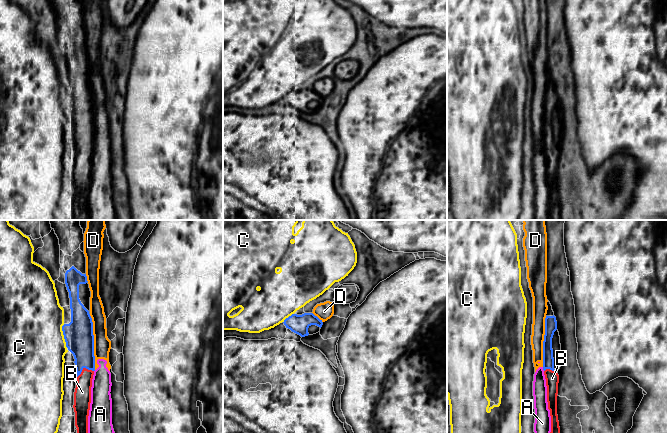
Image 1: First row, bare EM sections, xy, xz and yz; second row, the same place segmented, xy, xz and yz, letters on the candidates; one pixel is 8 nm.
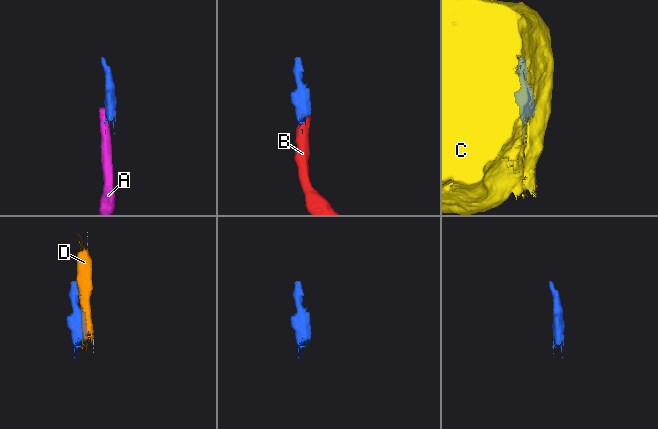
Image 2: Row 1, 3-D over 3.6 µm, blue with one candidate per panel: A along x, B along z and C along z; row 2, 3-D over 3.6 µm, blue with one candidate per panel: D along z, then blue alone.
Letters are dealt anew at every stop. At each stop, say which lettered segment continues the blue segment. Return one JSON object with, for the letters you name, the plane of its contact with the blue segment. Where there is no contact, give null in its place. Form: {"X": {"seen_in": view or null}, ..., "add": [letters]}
{"B": {"seen_in": "xy"}, "add": ["B"]}

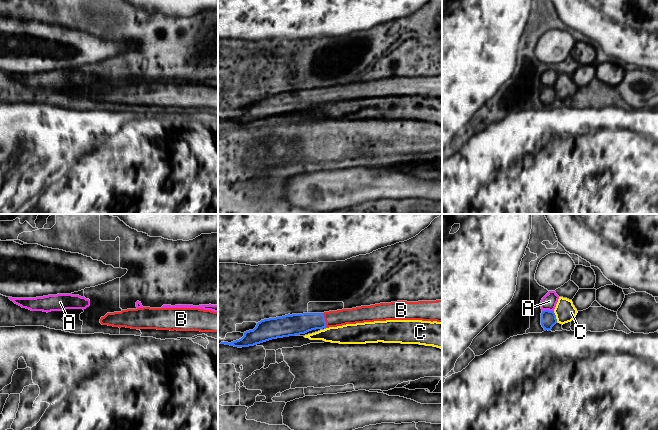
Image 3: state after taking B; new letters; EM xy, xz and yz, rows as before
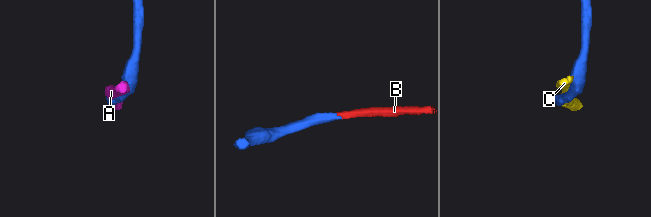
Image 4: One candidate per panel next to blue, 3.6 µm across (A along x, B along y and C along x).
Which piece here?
{"B": {"seen_in": "xz"}, "add": ["B"]}

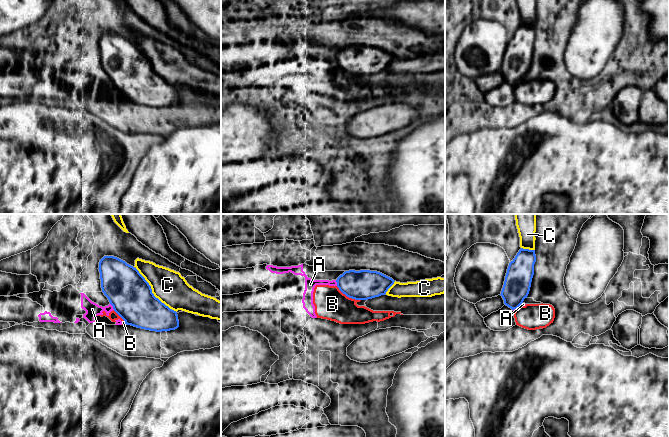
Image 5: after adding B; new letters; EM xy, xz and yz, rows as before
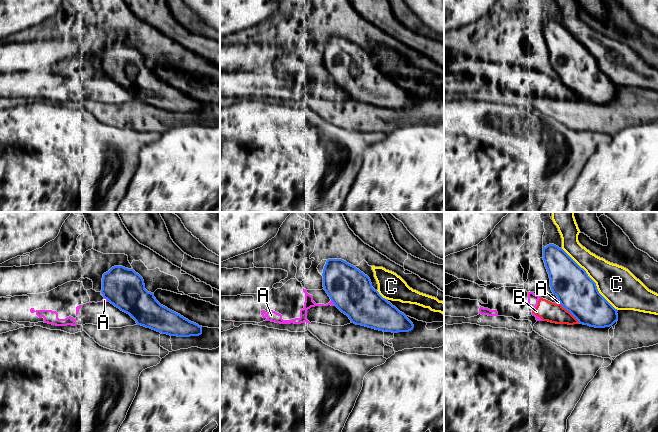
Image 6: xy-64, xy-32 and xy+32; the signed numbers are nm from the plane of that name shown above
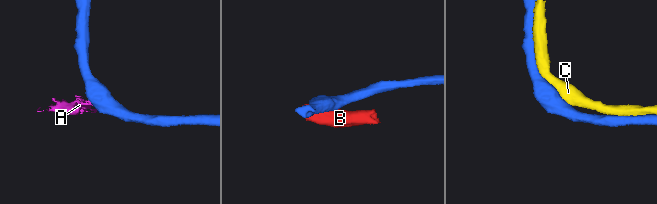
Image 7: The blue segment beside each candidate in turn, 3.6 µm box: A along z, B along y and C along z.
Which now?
{"add": []}

